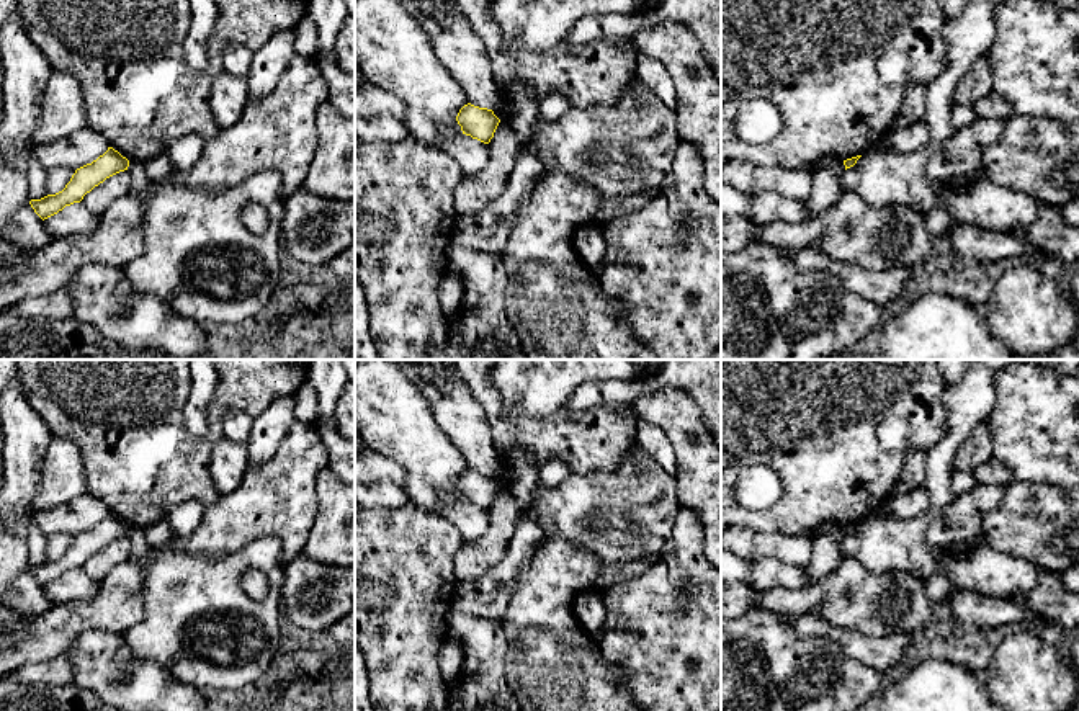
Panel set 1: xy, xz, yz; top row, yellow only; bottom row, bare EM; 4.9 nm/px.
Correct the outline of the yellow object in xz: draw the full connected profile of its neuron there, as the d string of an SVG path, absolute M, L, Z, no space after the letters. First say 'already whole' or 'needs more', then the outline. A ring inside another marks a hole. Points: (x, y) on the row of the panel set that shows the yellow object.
already whole; M471 103L459 110L456 121L461 126L463 134L471 136L484 144L490 142L500 123L492 110L479 108Z

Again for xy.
already whole; M108 147L108 150L96 160L77 168L62 191L47 195L41 199L31 199L29 204L44 221L62 211L65 206L80 203L95 186L103 183L106 178L128 170L128 167L129 160L113 147Z

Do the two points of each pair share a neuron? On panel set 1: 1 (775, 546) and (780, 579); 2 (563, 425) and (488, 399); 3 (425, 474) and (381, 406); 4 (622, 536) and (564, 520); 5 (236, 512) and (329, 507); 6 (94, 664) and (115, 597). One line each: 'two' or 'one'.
1: two
2: one
3: one
4: one
5: two
6: two

